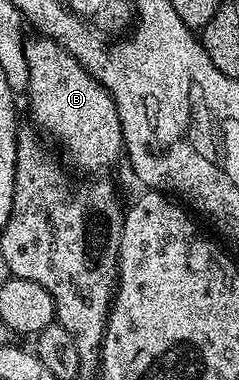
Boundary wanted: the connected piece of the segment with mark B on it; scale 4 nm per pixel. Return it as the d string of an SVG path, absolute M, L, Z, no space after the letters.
M33 36L25 39L24 60L28 60L28 84L25 97L30 97L30 114L33 125L39 131L51 134L64 149L70 150L70 158L82 170L87 170L87 175L94 176L99 172L106 172L110 165L124 154L122 144L122 125L120 112L112 100L112 96L102 85L91 76L75 58L58 45L52 38Z

